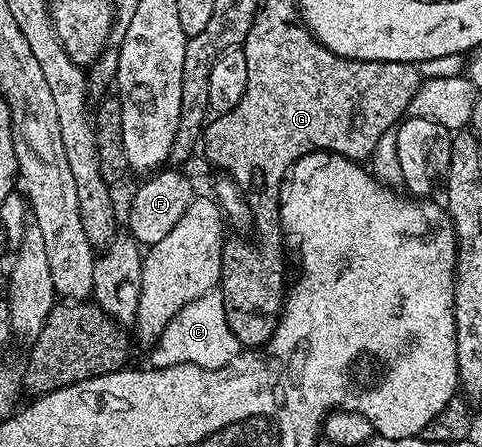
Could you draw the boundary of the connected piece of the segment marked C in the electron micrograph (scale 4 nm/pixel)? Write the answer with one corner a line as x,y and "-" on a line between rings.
214,288
185,305
167,324
162,336
150,349
150,365
154,369
161,369
189,363
208,370
218,370
240,357
242,350
241,342
227,324
226,305
223,304
221,291

